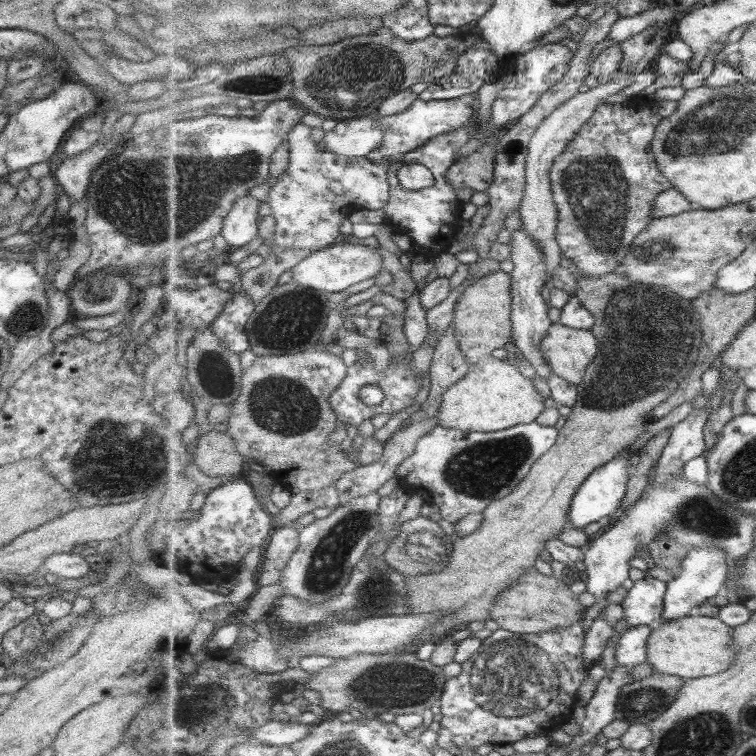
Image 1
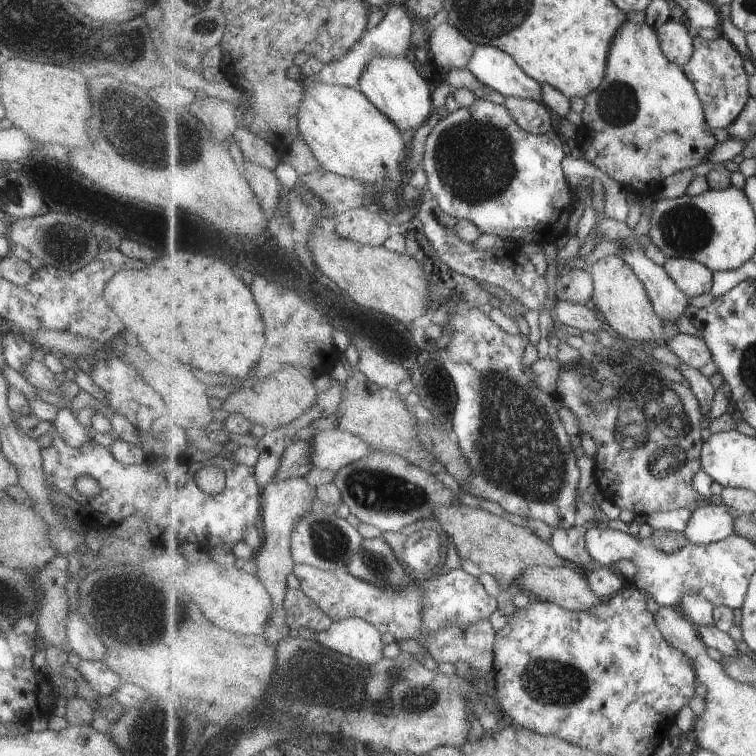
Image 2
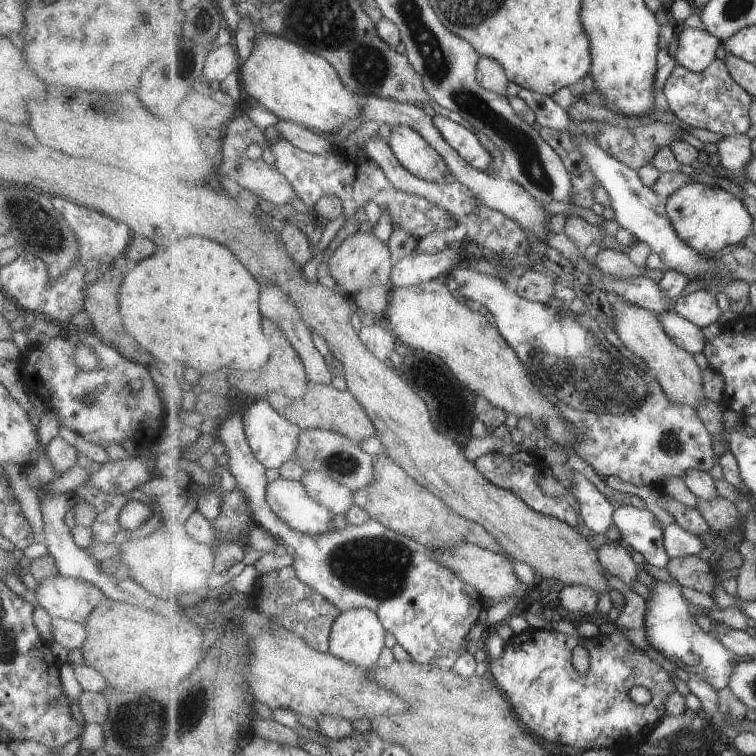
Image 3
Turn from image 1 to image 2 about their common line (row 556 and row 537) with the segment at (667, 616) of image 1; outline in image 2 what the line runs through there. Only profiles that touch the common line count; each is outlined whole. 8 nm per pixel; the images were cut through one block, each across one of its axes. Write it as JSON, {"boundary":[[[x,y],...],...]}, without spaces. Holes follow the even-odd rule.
{"boundary":[[[709,504],[692,512],[684,530],[690,542],[712,544],[720,542],[735,533],[735,522],[742,513],[731,516],[727,504]]]}

